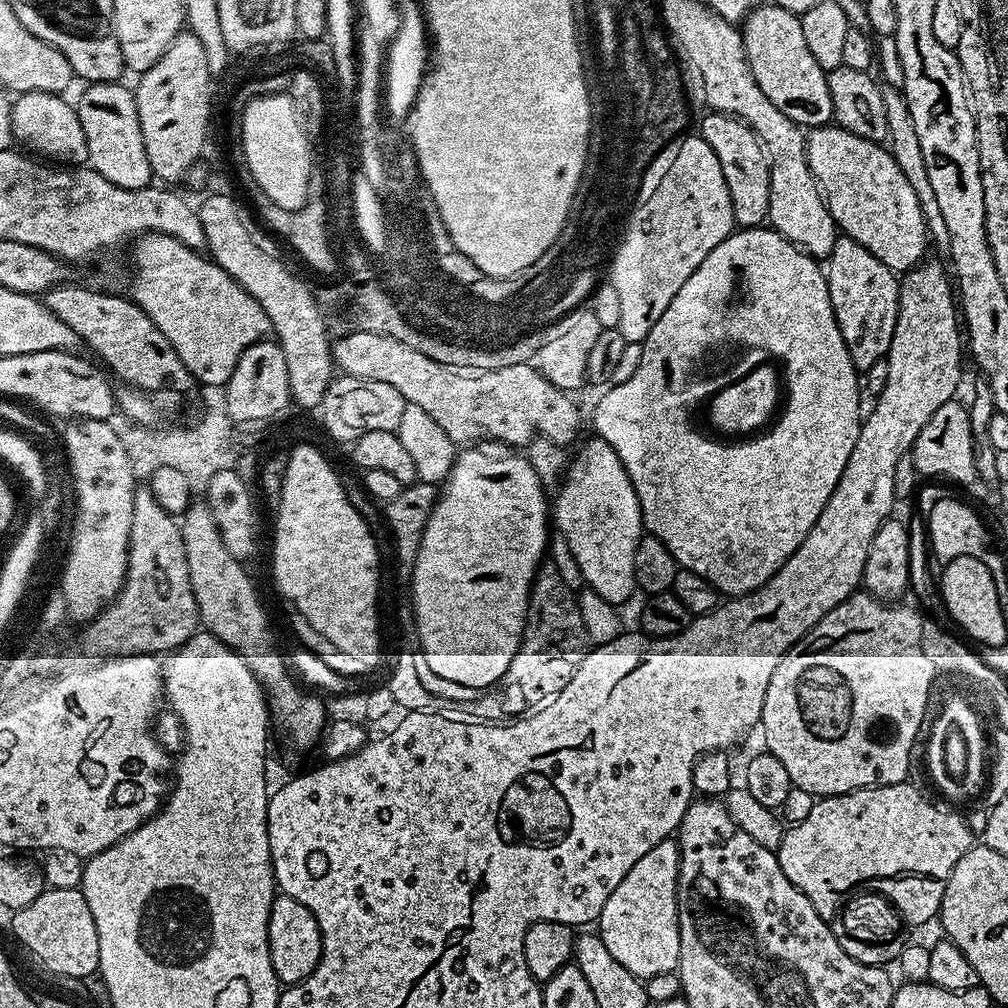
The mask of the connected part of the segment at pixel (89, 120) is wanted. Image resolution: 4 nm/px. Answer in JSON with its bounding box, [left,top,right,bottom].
[75,83,154,190]

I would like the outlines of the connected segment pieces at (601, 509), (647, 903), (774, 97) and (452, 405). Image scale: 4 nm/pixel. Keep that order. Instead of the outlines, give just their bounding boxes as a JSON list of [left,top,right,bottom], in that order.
[[554,435,644,606],[598,838,680,982],[742,2,833,130],[332,332,580,446]]

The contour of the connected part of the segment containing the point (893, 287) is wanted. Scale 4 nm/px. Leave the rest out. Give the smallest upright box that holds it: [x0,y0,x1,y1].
[826,234,900,374]

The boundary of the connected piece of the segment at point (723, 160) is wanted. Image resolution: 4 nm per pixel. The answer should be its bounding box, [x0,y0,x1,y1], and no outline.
[698,110,770,230]

